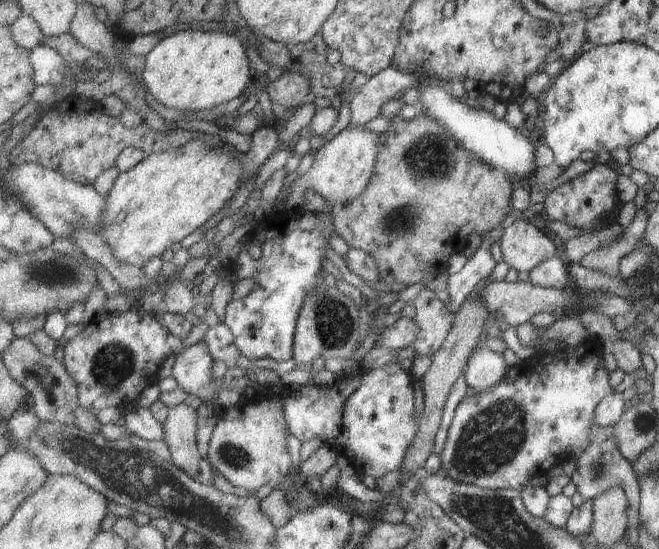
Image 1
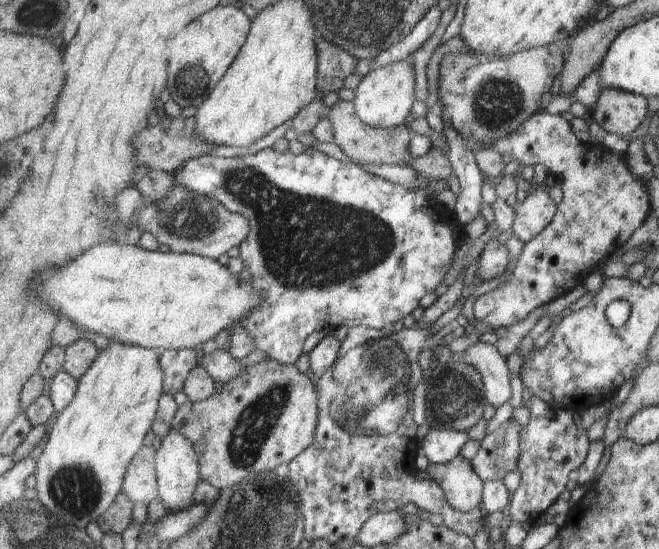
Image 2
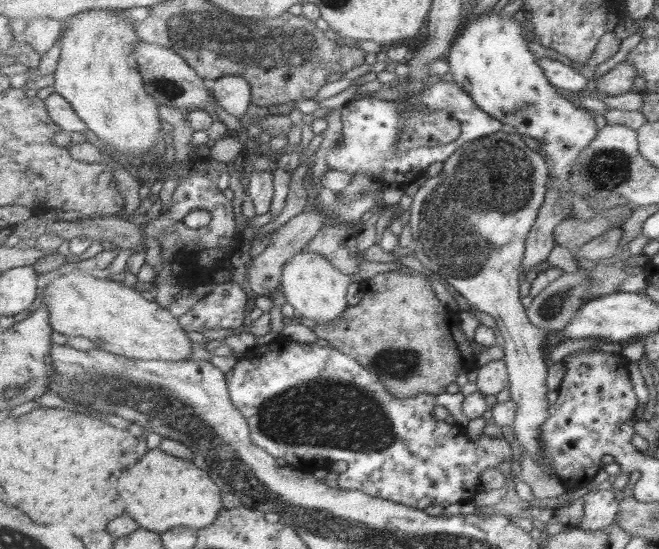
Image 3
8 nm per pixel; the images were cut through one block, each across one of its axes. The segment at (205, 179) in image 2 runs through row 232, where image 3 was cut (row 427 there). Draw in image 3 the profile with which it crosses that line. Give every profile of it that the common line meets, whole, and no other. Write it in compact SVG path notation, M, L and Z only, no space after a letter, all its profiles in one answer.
M277 337L267 345L257 345L243 358L237 360L235 366L226 372L229 381L230 397L234 405L246 416L250 424L251 432L249 435L255 445L265 448L267 452L280 462L285 463L293 470L310 471L315 467L324 467L337 461L349 462L349 472L353 470L355 474L355 490L363 490L365 494L378 497L384 500L415 508L424 511L429 506L441 505L444 508L458 502L473 502L475 496L483 488L481 484L481 475L487 469L497 468L503 461L510 461L513 458L513 448L511 448L508 434L503 438L491 438L488 435L482 435L478 440L470 440L462 426L458 424L448 424L443 420L437 420L433 414L433 408L436 405L436 395L423 393L412 397L398 397L392 393L386 384L379 378L378 372L369 372L355 357L341 352L333 346L318 346L316 343L299 343L291 340L289 337Z

